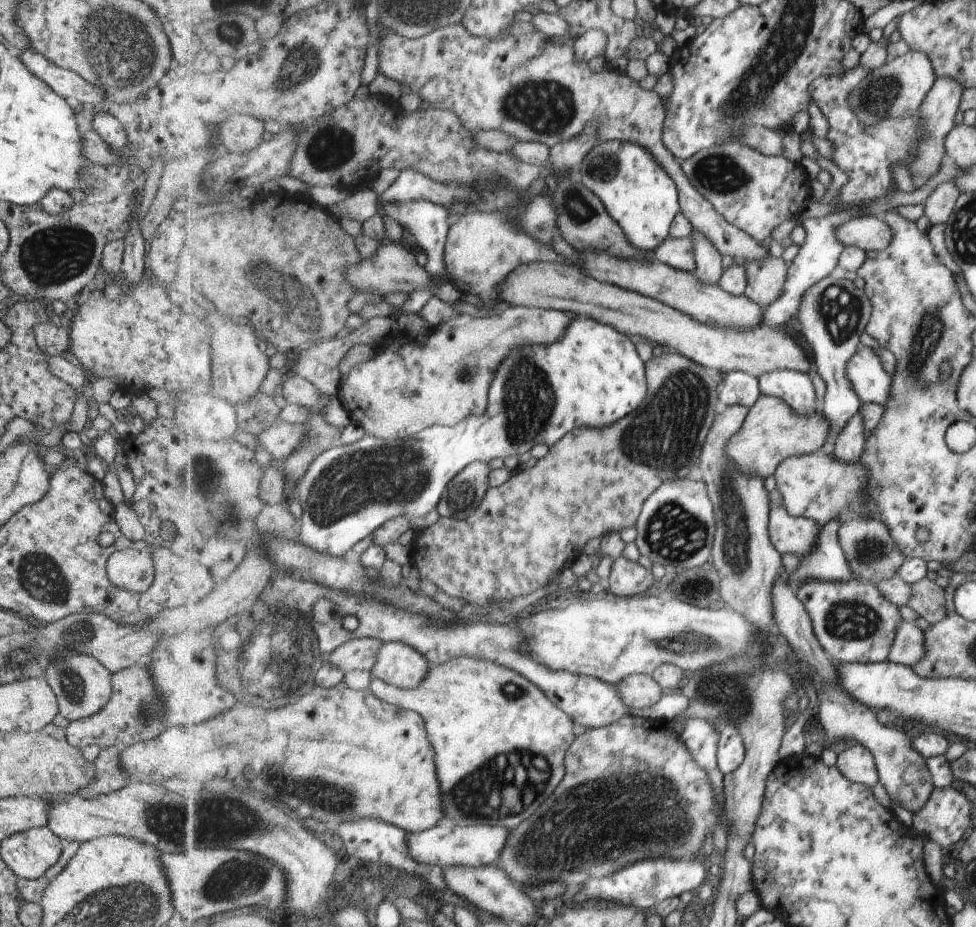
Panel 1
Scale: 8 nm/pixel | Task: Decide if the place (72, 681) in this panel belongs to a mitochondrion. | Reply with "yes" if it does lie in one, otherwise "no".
yes

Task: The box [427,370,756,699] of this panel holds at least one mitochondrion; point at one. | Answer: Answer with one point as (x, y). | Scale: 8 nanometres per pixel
(672, 532)

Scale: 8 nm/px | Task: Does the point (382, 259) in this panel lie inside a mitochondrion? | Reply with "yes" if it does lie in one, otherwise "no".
no

